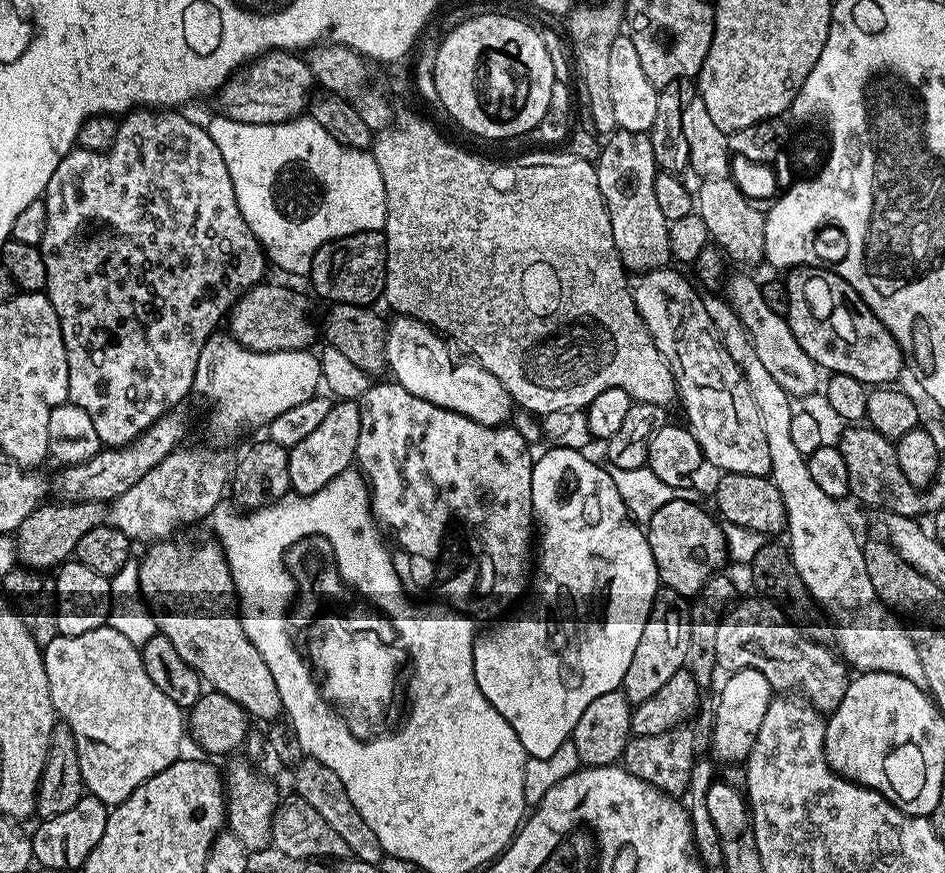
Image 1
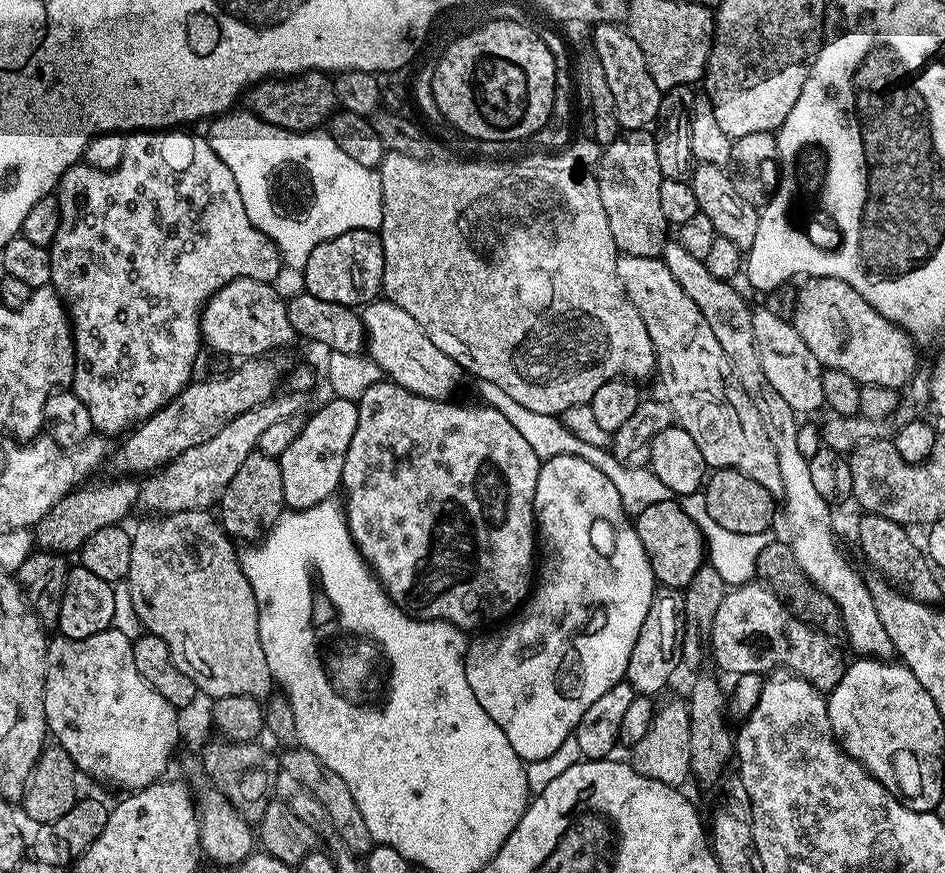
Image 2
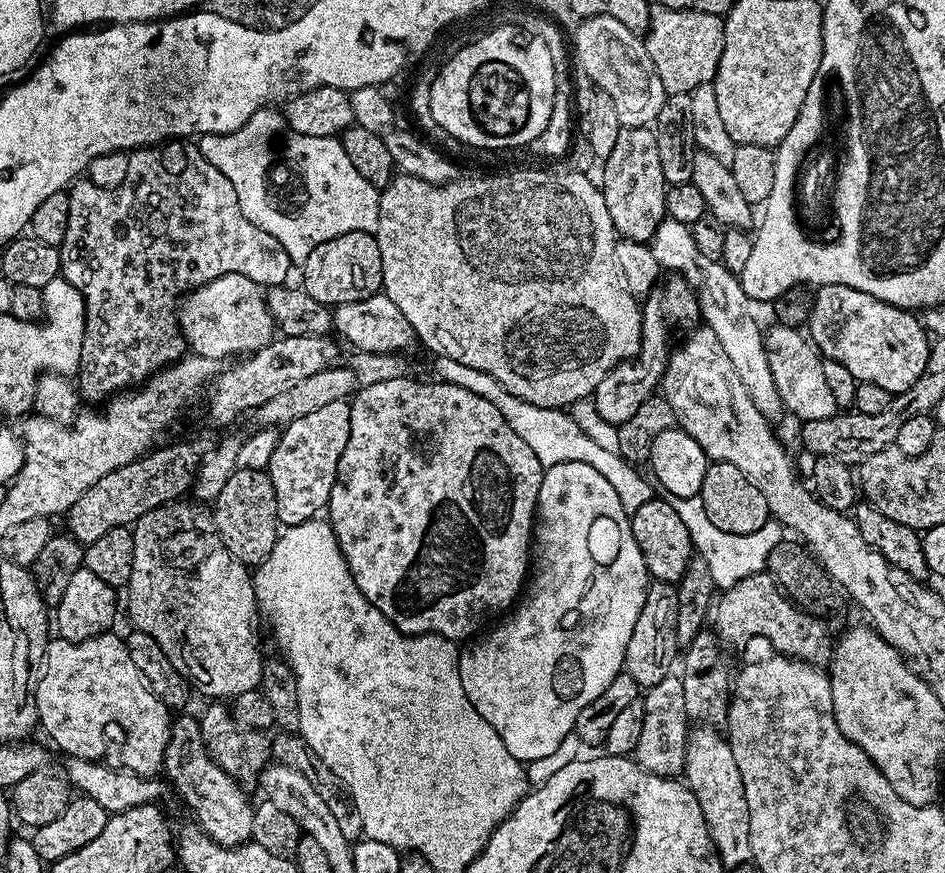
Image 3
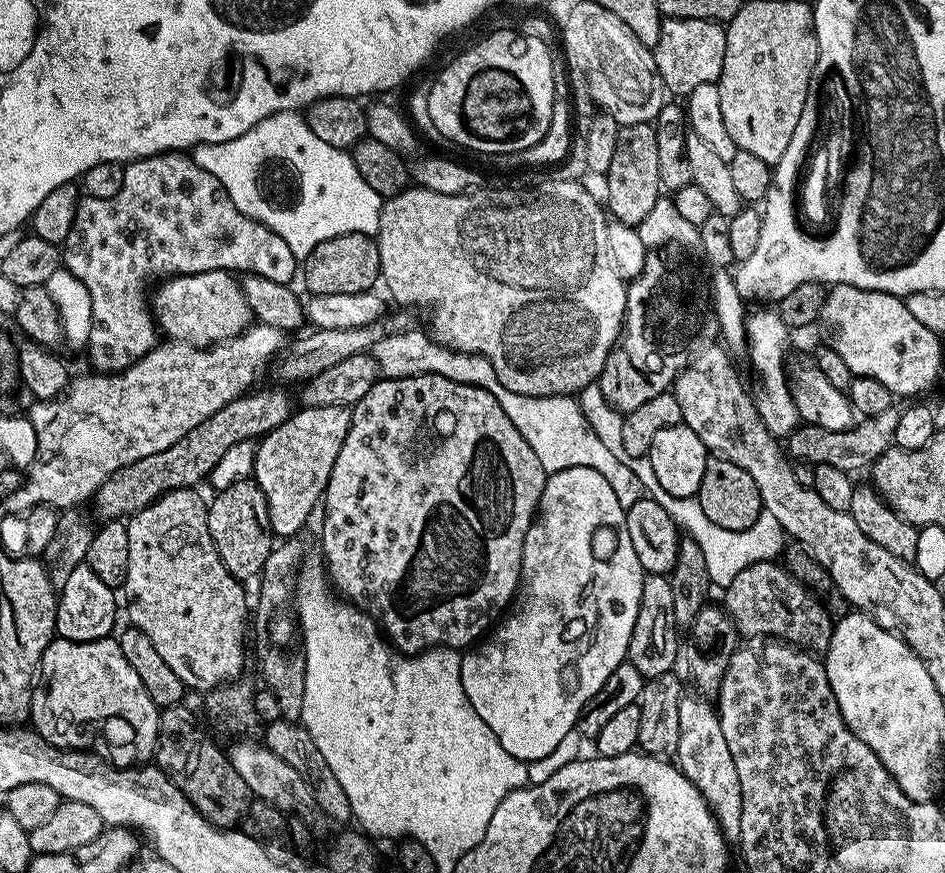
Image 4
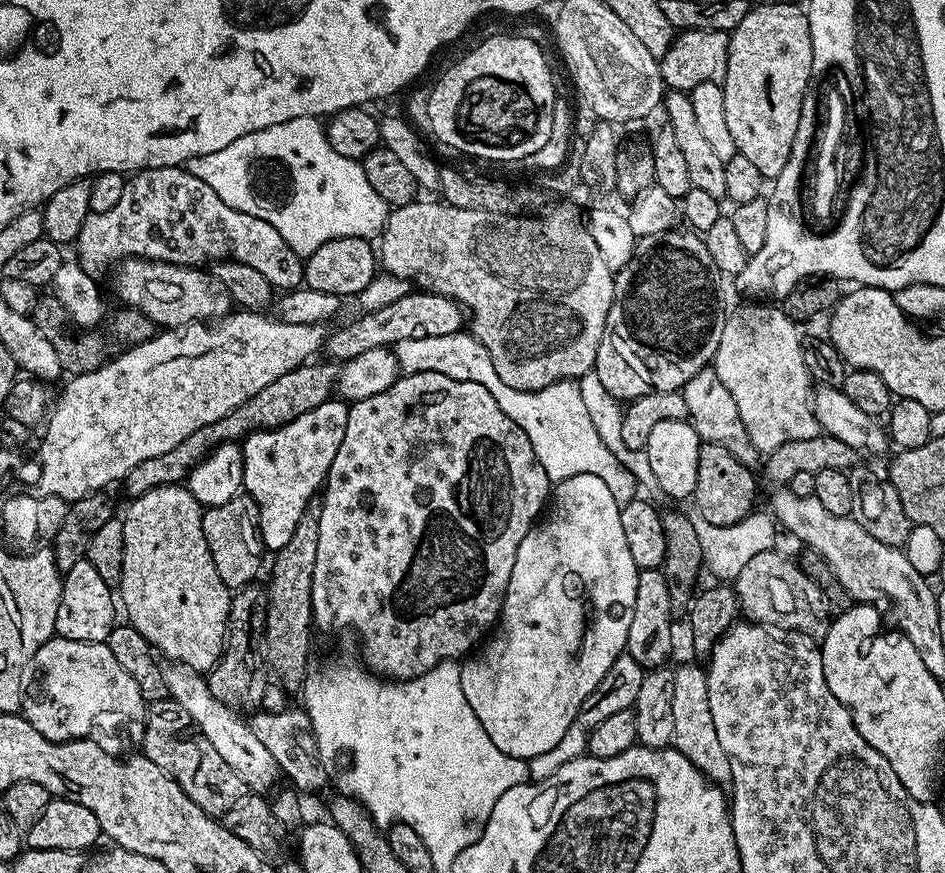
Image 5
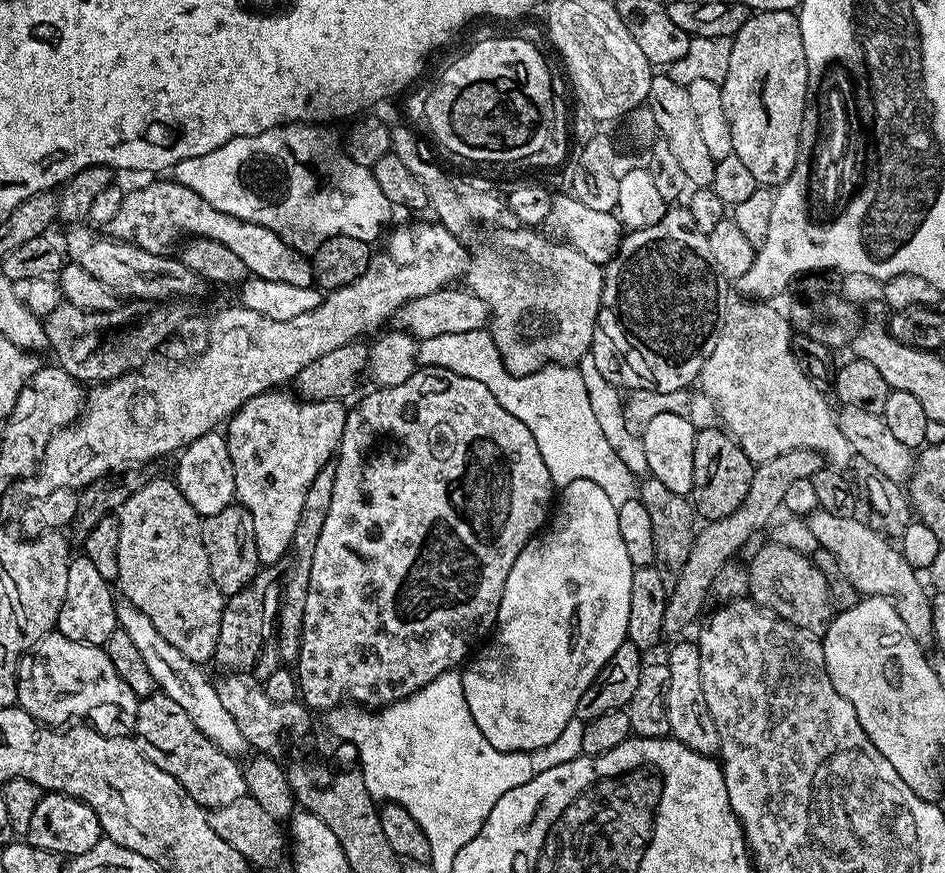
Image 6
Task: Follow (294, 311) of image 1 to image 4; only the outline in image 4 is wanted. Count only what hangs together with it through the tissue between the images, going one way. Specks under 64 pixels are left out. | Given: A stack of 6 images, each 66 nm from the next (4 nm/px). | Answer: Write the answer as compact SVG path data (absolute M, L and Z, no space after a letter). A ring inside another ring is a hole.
M210 270L189 276L170 276L163 282L157 283L155 288L150 296L150 307L159 331L163 335L165 332L168 335L165 337L181 344L192 344L196 348L210 348L224 340L234 339L253 323L252 310L240 289L240 280L231 272Z

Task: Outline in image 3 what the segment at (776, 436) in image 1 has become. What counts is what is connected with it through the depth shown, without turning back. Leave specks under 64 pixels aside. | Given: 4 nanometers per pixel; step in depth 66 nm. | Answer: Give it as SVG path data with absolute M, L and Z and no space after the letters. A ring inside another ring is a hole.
M665 218L657 227L650 243L652 253L661 269L670 271L679 279L686 281L696 294L700 307L700 319L714 330L714 338L726 350L726 358L734 366L742 386L746 386L746 394L750 394L750 402L758 406L758 410L769 422L777 422L786 416L782 398L778 394L778 386L774 386L774 374L770 374L770 362L764 345L765 329L760 328L756 316L752 313L753 301L749 300L746 290L742 290L737 273L724 267L719 260L706 258L698 246L694 246L692 229L682 222L674 222Z

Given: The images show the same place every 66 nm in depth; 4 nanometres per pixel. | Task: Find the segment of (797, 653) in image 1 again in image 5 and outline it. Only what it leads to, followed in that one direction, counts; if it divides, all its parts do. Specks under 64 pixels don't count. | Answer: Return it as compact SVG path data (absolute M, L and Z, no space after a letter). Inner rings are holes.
M770 549L752 557L732 582L739 611L757 624L778 626L782 630L801 632L810 639L823 642L830 630L834 613L826 594L812 578L802 574L797 561Z

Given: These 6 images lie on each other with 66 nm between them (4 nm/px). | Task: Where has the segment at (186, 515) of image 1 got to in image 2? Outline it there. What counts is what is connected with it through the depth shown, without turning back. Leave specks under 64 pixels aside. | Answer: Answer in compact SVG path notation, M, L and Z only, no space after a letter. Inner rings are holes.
M280 395L254 406L246 414L238 414L238 418L222 426L222 430L218 430L210 442L202 442L202 446L190 446L190 450L186 450L179 458L149 475L140 490L139 507L144 507L148 514L167 514L199 508L208 510L219 505L226 486L230 486L230 478L238 474L238 466L246 462L250 453L257 451L263 432L273 422L280 422L282 418L297 415L301 411L305 399L303 395Z

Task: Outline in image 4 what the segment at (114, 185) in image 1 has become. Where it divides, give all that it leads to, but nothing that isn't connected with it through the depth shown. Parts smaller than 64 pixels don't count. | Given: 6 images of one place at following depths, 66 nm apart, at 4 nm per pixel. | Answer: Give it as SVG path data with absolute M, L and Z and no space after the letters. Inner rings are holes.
M164 152L161 156L131 161L124 170L124 191L118 193L115 200L85 195L74 214L74 226L70 226L70 234L64 239L62 264L74 278L78 278L78 282L82 282L82 286L86 286L86 290L90 290L92 329L86 355L96 367L93 369L100 374L129 368L157 347L158 325L152 314L148 291L150 285L161 278L222 270L291 285L292 279L298 276L294 250L290 250L290 246L286 246L286 242L265 224L242 214L238 206L230 202L230 194L226 194L222 182L198 167L191 155L184 152Z

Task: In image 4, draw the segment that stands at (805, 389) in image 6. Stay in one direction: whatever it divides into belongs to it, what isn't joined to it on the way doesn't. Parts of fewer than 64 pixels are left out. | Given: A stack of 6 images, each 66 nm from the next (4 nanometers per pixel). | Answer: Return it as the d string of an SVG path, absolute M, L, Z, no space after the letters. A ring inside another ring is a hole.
M776 310L770 312L756 312L747 317L748 343L746 353L752 359L752 368L760 379L760 385L754 390L754 403L760 420L765 424L773 436L777 438L787 437L788 433L796 431L801 423L798 410L794 406L790 376L784 372L784 351L788 348L789 328L783 324Z

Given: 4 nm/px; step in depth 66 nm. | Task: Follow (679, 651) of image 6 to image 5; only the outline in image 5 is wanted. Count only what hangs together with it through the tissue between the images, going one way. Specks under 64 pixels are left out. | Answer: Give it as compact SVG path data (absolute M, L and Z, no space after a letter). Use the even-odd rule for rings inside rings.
M693 663L684 664L680 669L677 667L672 674L670 707L674 714L674 738L671 747L677 748L683 756L690 758L693 766L711 783L728 786L732 783L730 758L726 758L726 749L718 739L718 729L714 727L714 717L710 714L708 673L699 663Z

